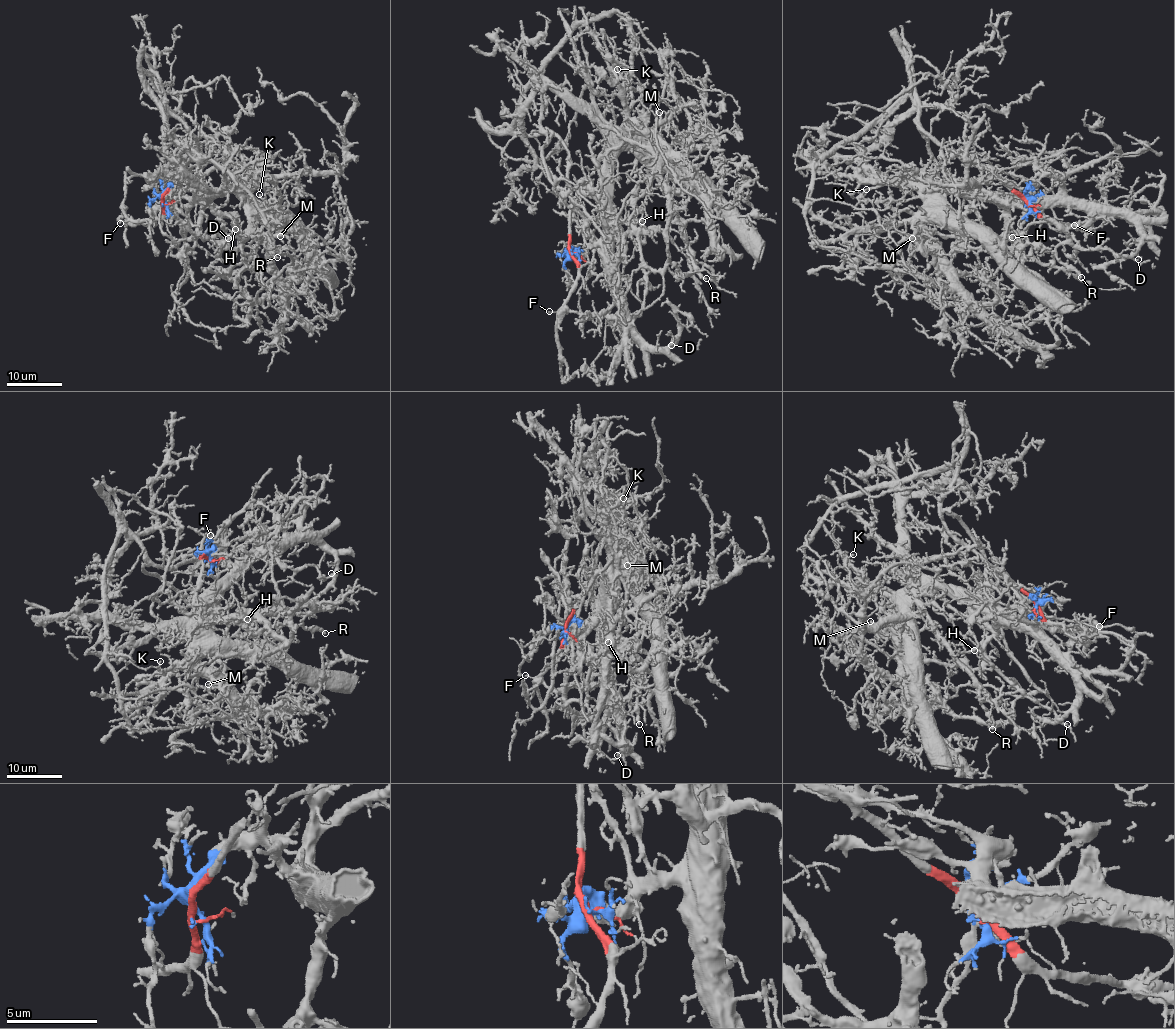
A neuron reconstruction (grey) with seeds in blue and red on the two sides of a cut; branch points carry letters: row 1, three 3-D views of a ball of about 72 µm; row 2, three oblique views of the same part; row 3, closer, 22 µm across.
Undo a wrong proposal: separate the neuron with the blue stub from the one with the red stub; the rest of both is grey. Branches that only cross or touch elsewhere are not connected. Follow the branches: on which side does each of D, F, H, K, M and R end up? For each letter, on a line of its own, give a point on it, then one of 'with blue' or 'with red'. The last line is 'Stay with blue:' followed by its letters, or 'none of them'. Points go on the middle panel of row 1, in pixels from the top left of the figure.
D: (671, 345) | with blue
F: (549, 311) | with red
H: (642, 221) | with blue
K: (617, 69) | with blue
M: (659, 112) | with blue
R: (706, 278) | with blue
Stay with blue: D, H, K, M, R

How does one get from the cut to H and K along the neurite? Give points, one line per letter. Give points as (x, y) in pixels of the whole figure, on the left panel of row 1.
H: (163, 199), (163, 192), (174, 181), (184, 181), (201, 192), (205, 201), (198, 231), (220, 240), (234, 229)
K: (163, 199), (163, 192), (174, 181), (184, 181), (194, 190), (236, 193), (254, 214), (266, 206), (259, 195)

